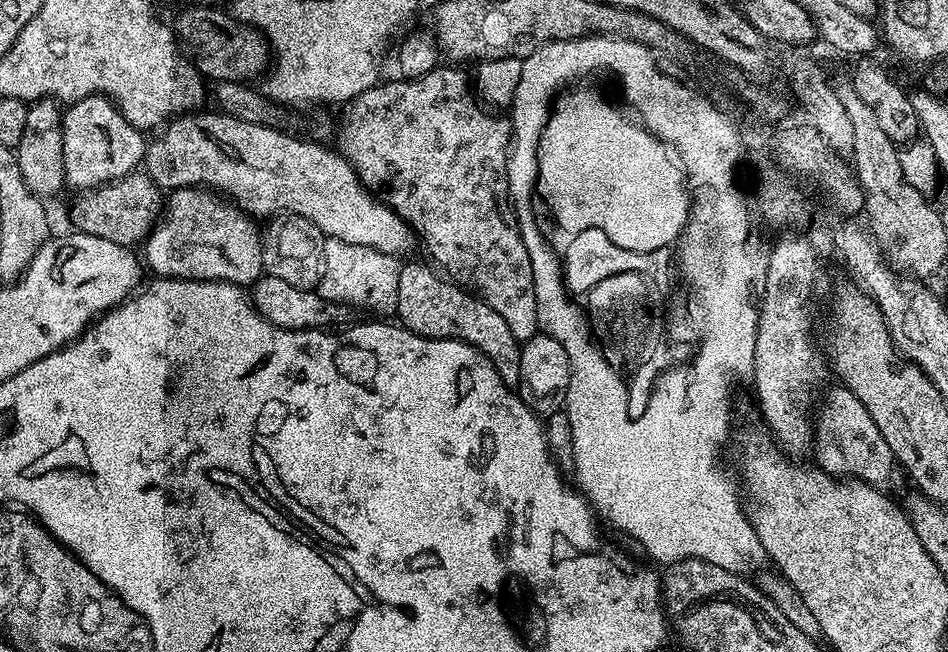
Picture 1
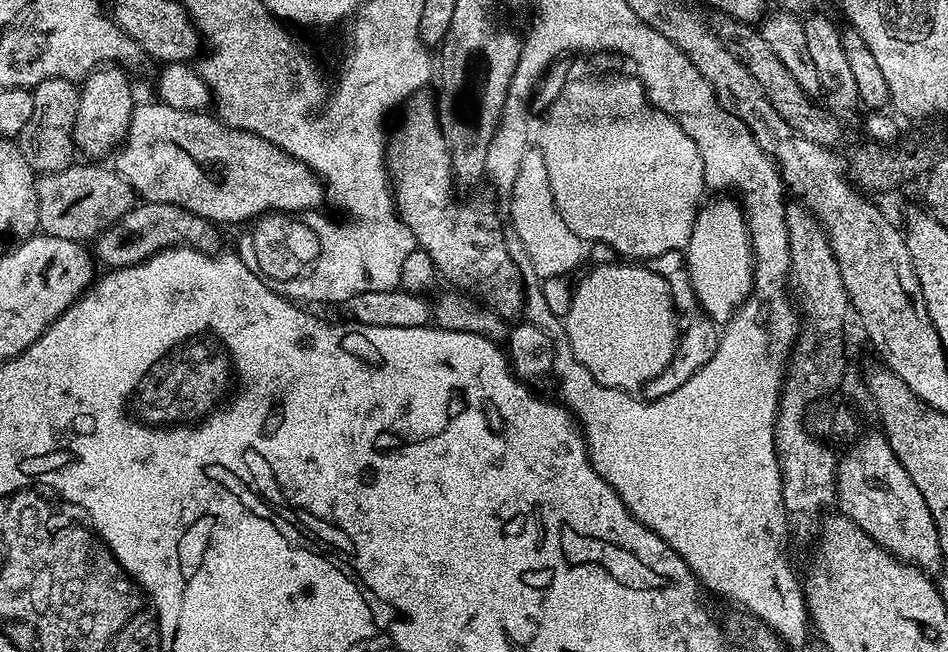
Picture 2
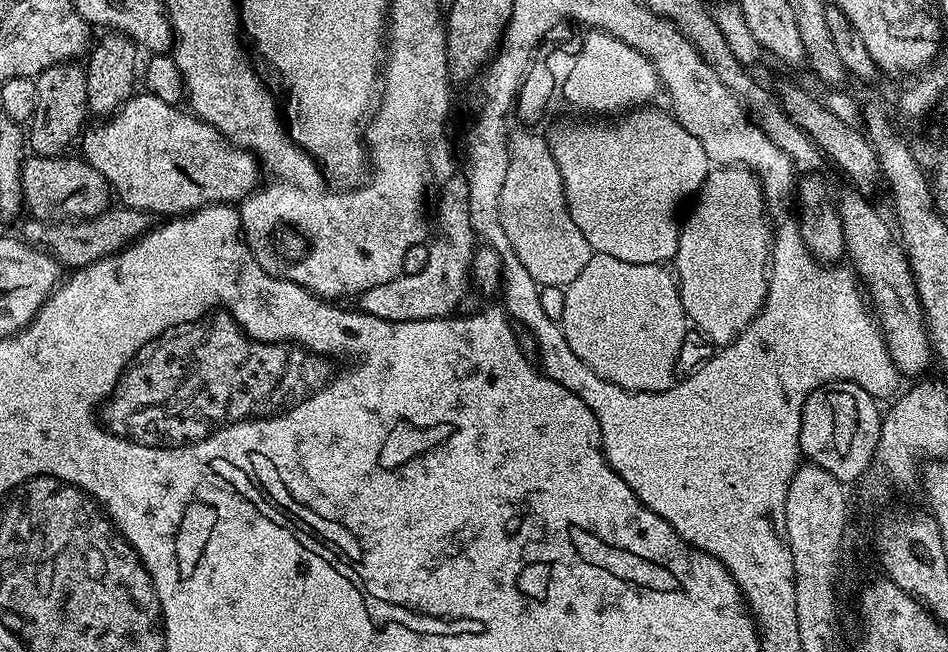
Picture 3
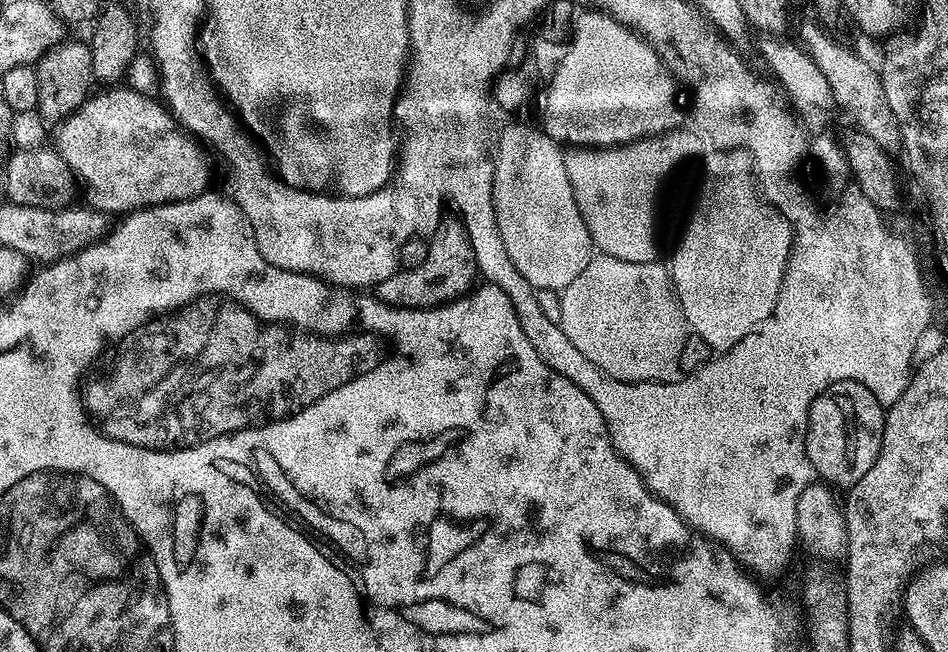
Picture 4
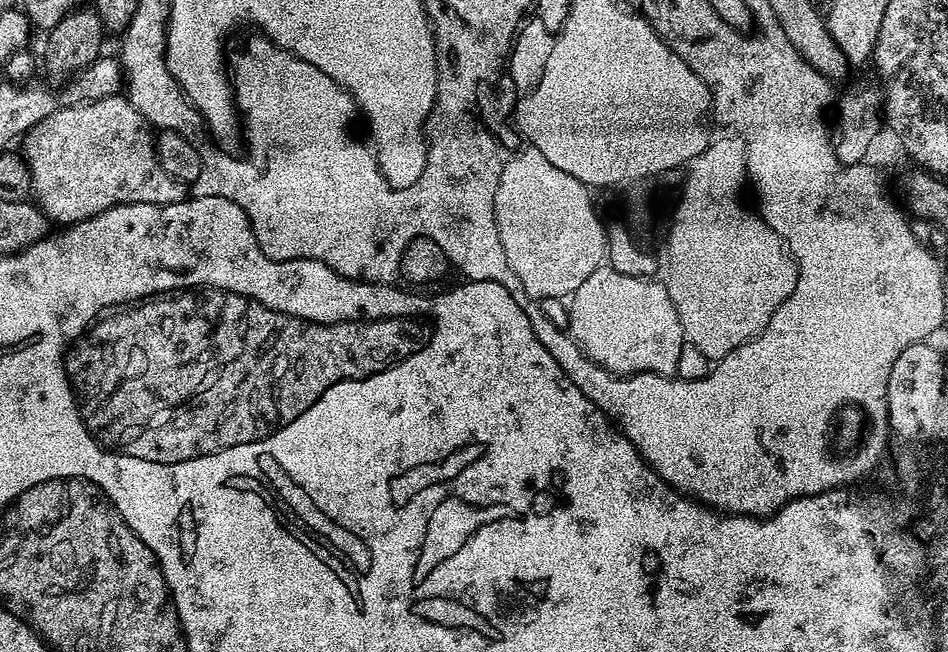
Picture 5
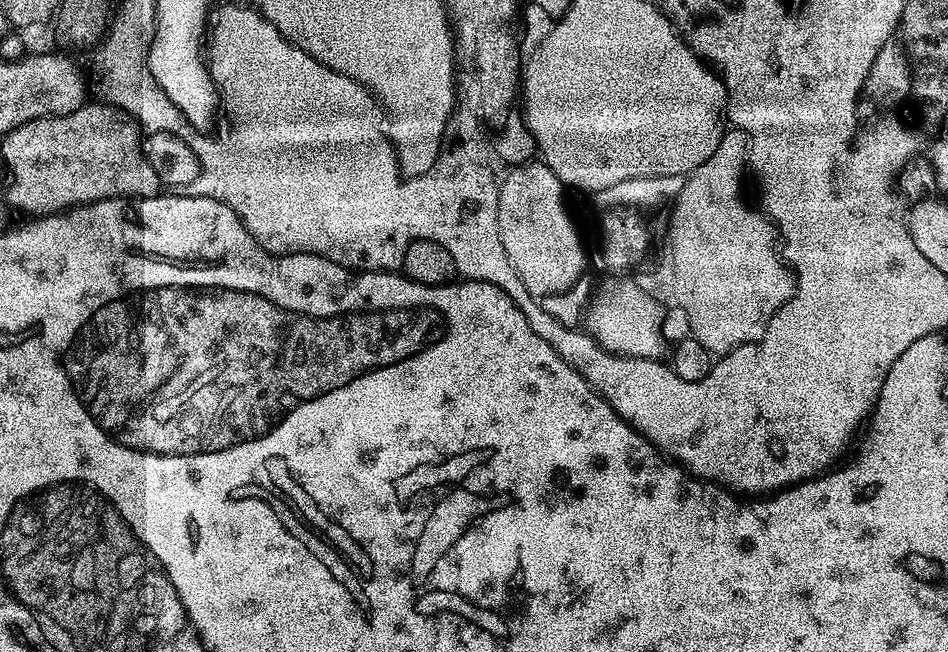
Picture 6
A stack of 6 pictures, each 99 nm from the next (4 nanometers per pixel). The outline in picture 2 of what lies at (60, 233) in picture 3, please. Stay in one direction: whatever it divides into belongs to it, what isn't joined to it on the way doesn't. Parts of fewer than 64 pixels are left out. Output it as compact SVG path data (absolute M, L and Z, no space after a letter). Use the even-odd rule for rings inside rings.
M140 202L96 237L94 256L99 263L101 260L105 264L105 269L125 268L149 260L151 256L167 248L187 246L201 250L211 249L211 244L216 240L215 231L217 229L209 221L177 204Z

